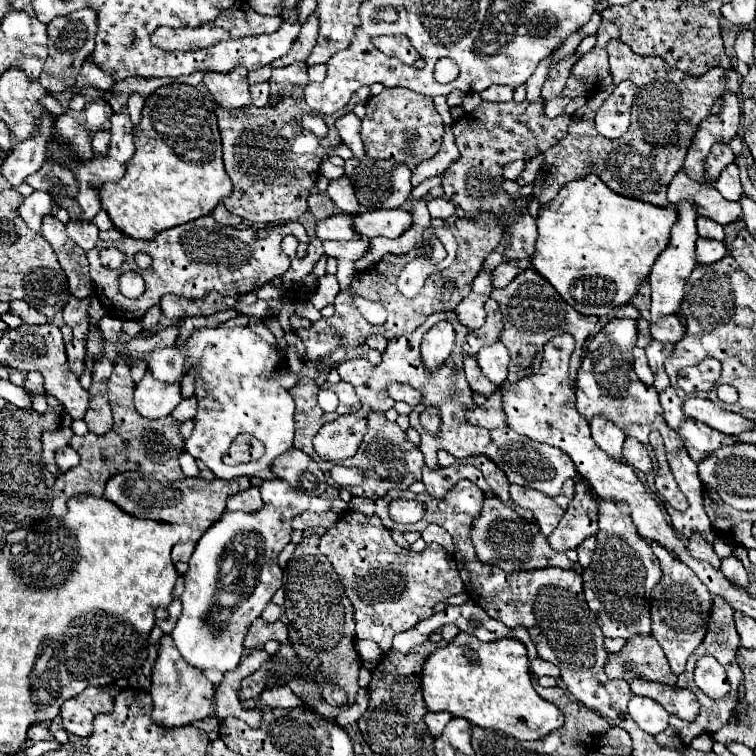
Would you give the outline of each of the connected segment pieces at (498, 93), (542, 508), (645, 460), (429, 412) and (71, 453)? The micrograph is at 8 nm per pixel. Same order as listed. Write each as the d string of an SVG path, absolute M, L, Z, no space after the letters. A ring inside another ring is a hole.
M492 86L492 88L486 88L480 96L482 96L482 100L490 100L490 102L512 100L514 88L512 86Z
M566 480L562 486L562 492L556 498L548 498L542 492L536 492L532 488L524 488L524 486L516 486L510 484L510 496L512 500L524 508L530 510L534 514L534 520L538 522L540 530L548 536L560 522L568 502L572 500L574 494L574 480Z
M626 438L624 442L624 462L628 466L632 466L634 470L642 472L642 474L650 474L652 472L652 460L648 456L648 450L644 448L644 444L640 444L638 440Z
M426 408L426 412L420 414L420 424L424 426L424 430L436 434L440 430L440 416L434 408Z
M64 446L64 448L60 448L60 450L56 452L56 464L58 464L60 472L66 472L66 470L74 468L78 462L80 462L80 456L78 456L78 452L76 452L74 448L70 448L70 446Z

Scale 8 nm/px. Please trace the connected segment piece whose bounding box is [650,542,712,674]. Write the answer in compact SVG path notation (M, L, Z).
M650 542L650 546L658 556L664 572L664 580L660 580L660 584L652 590L652 636L662 646L672 672L682 674L686 670L688 656L698 648L704 638L712 596L708 588L704 588L704 584L698 580L698 576L674 554L670 554L658 542Z

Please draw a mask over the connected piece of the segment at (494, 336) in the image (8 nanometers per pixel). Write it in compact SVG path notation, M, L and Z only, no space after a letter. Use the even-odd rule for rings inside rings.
M490 298L488 302L486 302L486 322L478 328L478 330L474 330L474 332L470 332L470 336L466 338L466 342L464 342L464 354L468 354L468 356L474 356L480 348L484 348L484 346L490 346L490 344L496 344L498 340L500 340L500 334L504 332L504 322L502 322L502 314L500 314L500 310L498 310L498 304Z

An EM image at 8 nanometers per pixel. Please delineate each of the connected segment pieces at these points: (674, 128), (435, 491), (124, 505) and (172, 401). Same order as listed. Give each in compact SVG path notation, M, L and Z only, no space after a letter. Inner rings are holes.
M612 40L608 44L608 56L612 84L604 92L594 94L580 110L576 110L572 124L568 126L568 136L544 154L546 162L532 184L532 198L538 200L540 206L556 198L560 188L570 180L584 178L590 172L600 176L600 180L618 194L656 206L668 206L666 188L674 174L682 170L682 162L696 126L710 116L714 102L720 100L726 90L740 88L740 80L734 70L712 68L700 78L690 78L684 72L672 68L662 58L640 56L632 52L632 48L628 48L620 40ZM620 80L632 80L636 84L636 98L628 132L622 138L612 140L598 134L594 120L590 120L590 114L596 114L596 108L602 106L602 102Z
M452 464L452 466L446 466L446 468L438 468L438 470L424 468L424 472L422 472L422 482L426 486L426 492L432 498L444 498L464 478L478 484L482 492L486 492L486 494L492 492L488 488L482 472L476 466L470 466L470 464L462 464L462 466Z
M122 472L112 476L106 482L104 498L114 502L118 508L124 512L136 516L136 518L152 518L152 520L162 520L162 522L172 522L172 524L186 524L192 528L192 538L188 542L180 542L178 546L172 548L172 560L174 562L188 562L198 538L216 522L218 516L222 516L226 508L226 498L246 490L250 486L260 486L260 478L250 478L250 476L238 476L234 480L204 480L204 478L184 478L178 482L168 482L160 476L156 480L154 476L146 476L140 472Z
M150 372L136 384L134 406L144 418L164 418L180 404L180 382L160 382Z

